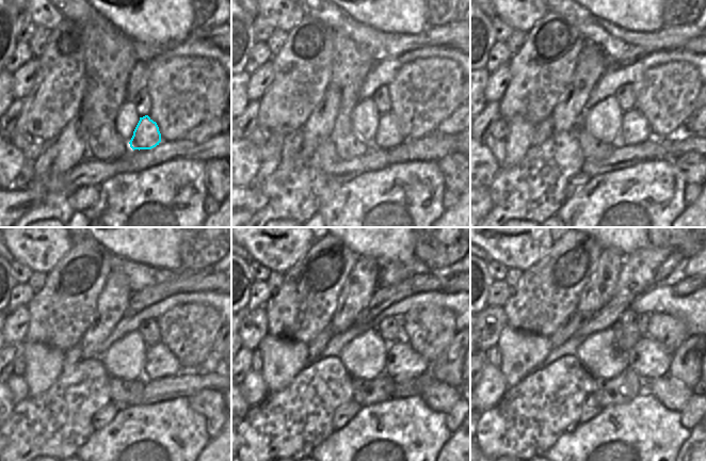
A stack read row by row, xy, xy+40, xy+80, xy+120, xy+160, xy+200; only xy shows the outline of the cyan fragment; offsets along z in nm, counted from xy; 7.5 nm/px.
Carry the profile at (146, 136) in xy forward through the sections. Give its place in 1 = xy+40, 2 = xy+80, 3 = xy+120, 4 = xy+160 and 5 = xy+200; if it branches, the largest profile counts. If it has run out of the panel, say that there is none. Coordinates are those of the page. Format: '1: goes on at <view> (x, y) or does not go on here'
1: goes on at xy+40 (388, 134)
2: goes on at xy+80 (635, 129)
3: goes on at xy+120 (160, 363)
4: goes on at xy+160 (402, 363)
5: goes on at xy+200 (648, 359)

